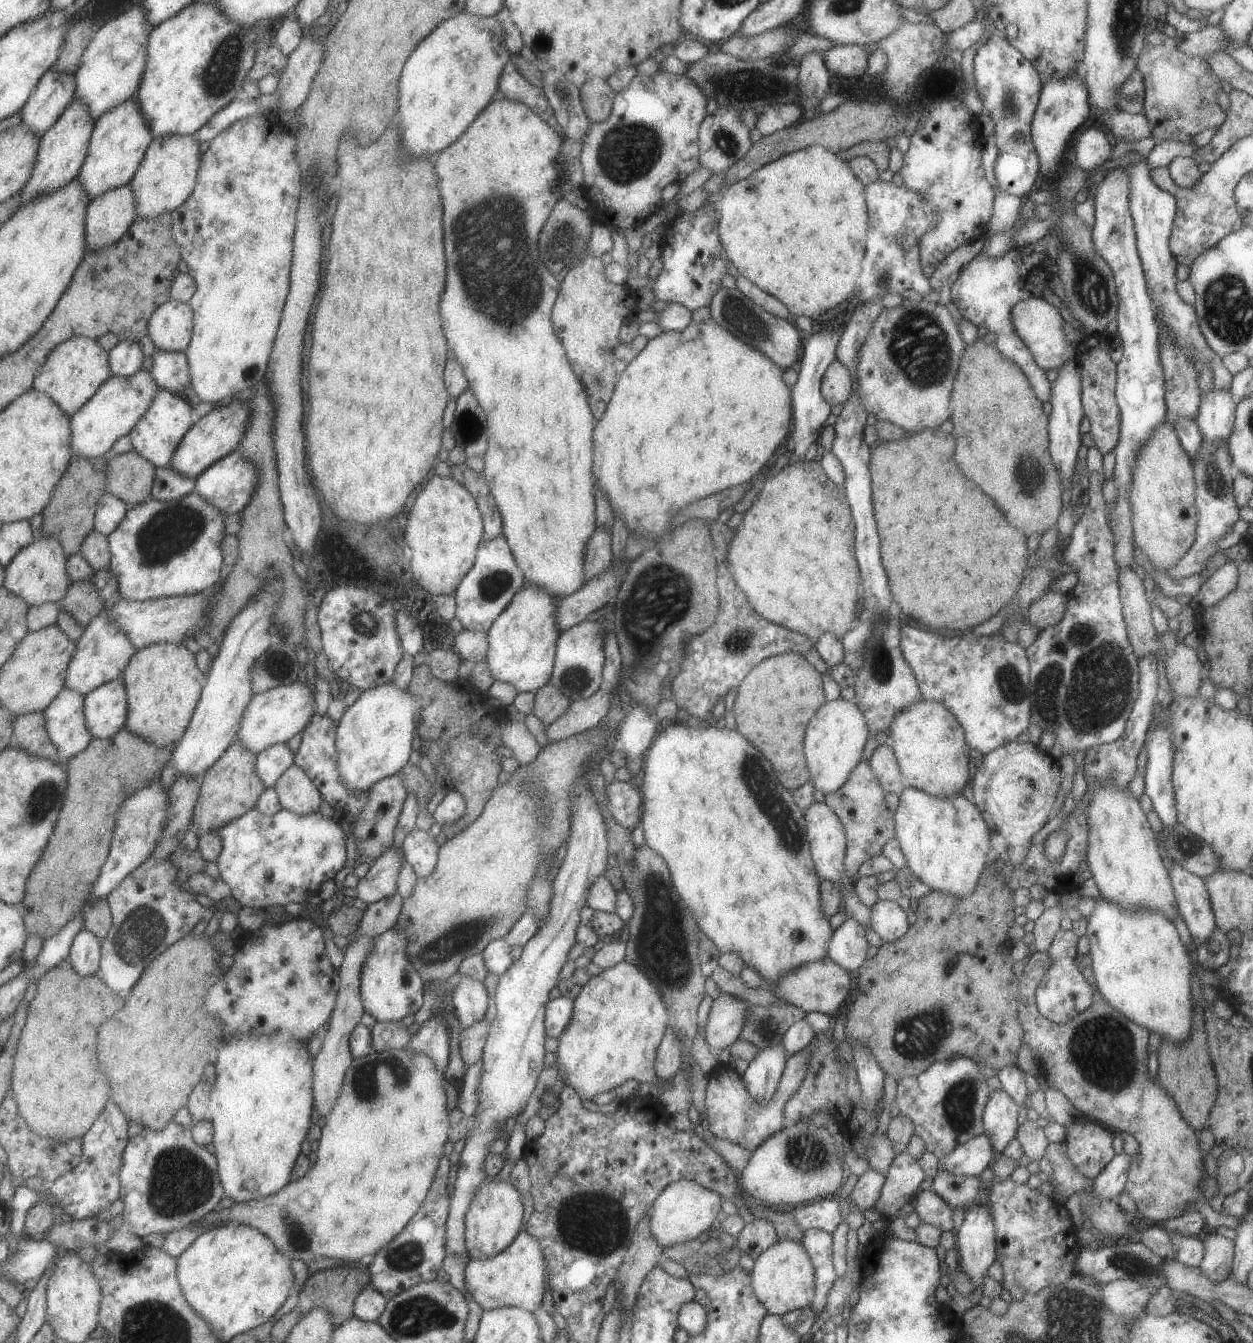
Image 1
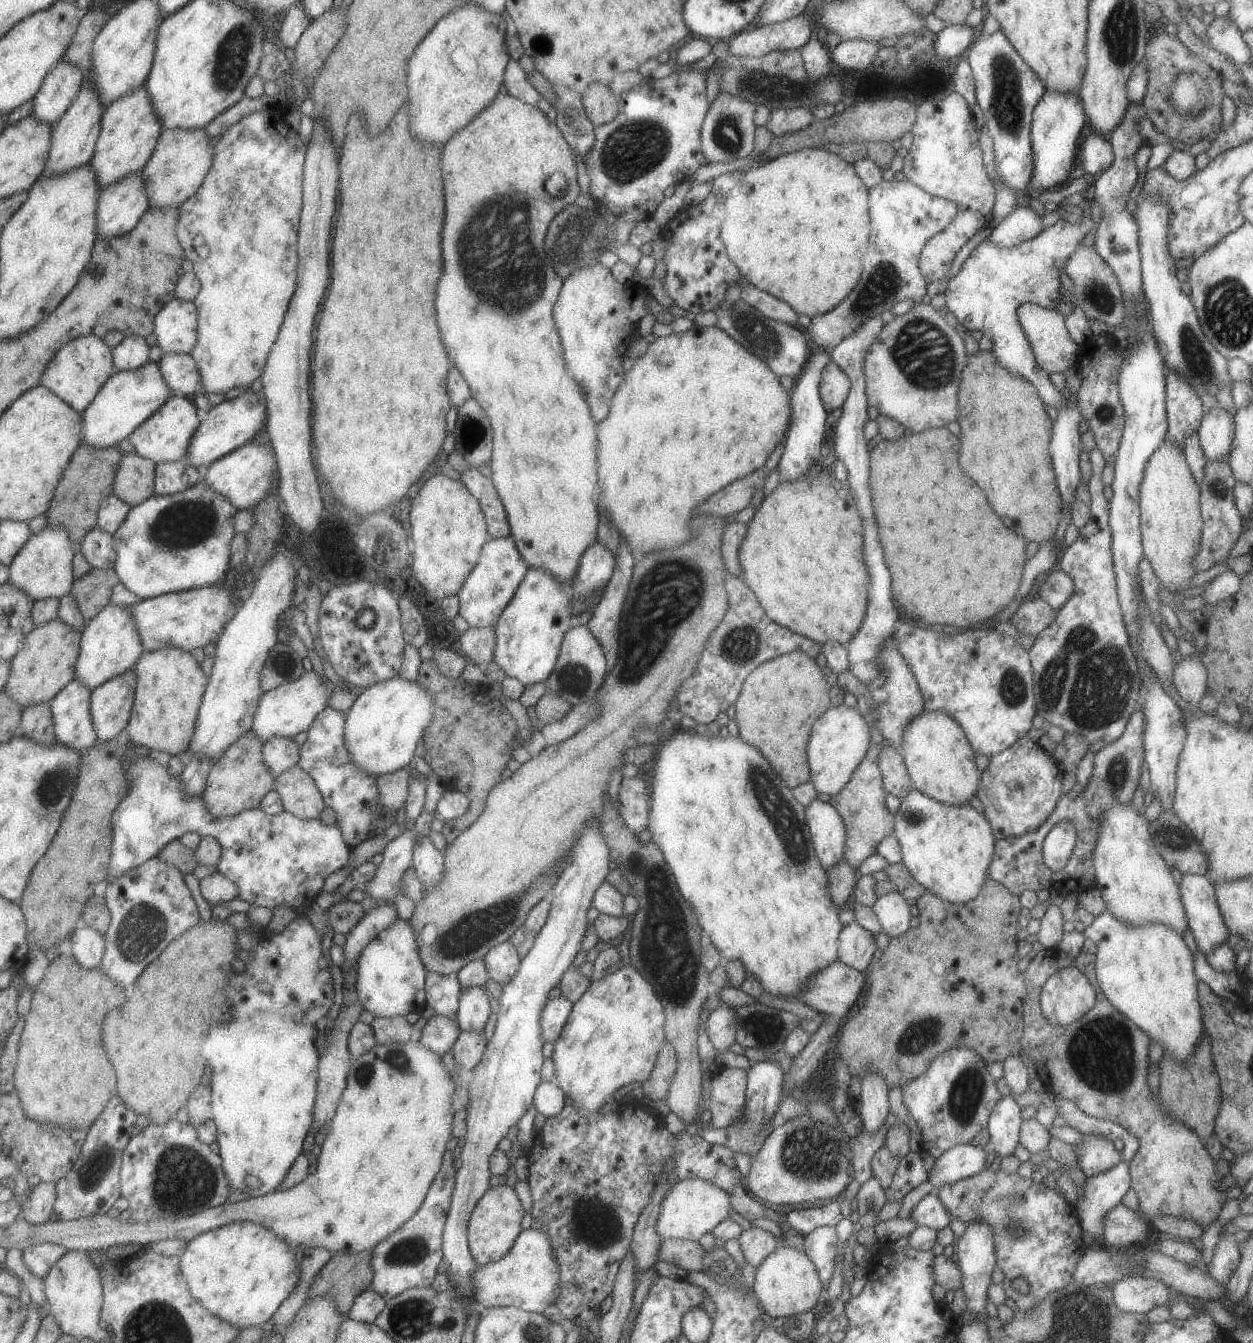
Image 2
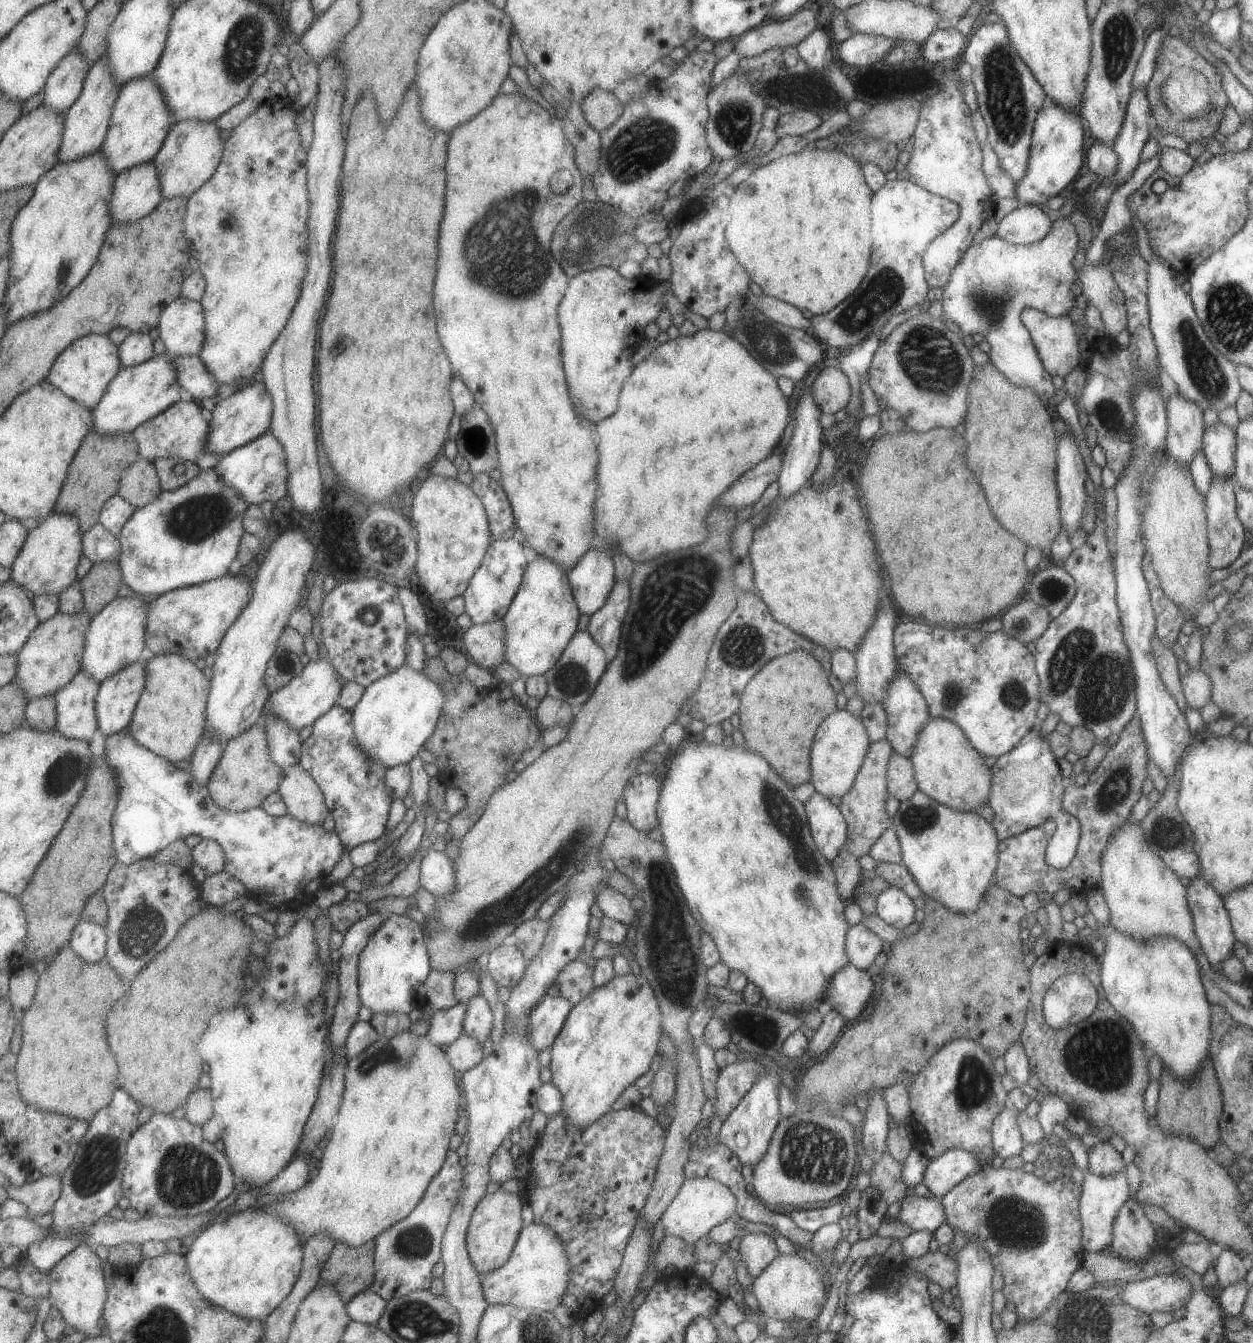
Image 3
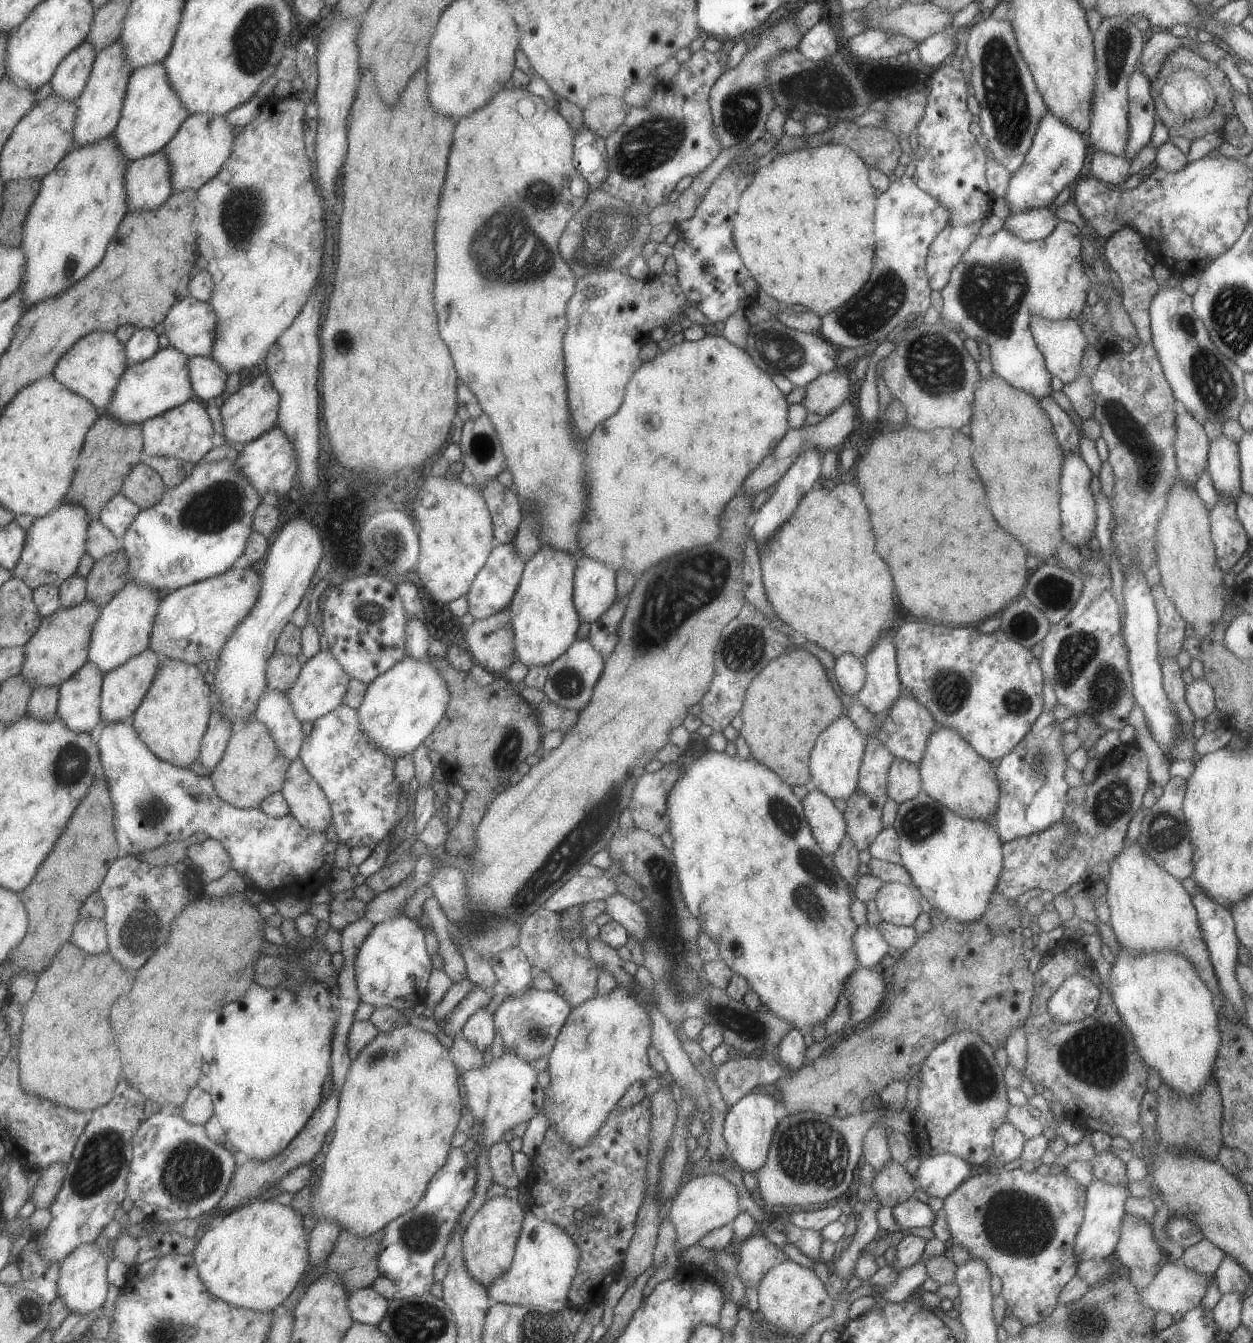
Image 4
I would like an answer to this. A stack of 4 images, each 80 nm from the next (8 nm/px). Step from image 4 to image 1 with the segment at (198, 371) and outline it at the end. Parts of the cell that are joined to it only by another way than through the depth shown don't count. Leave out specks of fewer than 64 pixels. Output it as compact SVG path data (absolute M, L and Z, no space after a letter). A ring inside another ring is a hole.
M154 349L151 374L159 389L181 394L189 385L188 362L185 354Z

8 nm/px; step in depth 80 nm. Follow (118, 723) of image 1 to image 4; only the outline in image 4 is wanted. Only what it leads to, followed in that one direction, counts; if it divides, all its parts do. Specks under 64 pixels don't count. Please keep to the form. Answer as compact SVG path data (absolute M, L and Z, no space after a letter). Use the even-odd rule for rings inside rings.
M149 647L144 653L134 656L124 665L105 674L101 705L103 722L109 724L119 721L134 722L135 713L140 708L155 680L160 661L161 657L156 655L153 649Z

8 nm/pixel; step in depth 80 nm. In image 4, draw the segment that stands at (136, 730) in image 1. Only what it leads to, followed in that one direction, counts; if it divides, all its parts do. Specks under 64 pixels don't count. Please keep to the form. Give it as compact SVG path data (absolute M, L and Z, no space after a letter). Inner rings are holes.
M161 657L152 687L137 709L133 722L143 742L158 759L182 769L197 762L200 742L207 732L209 710L212 710L209 706L211 692L195 665Z

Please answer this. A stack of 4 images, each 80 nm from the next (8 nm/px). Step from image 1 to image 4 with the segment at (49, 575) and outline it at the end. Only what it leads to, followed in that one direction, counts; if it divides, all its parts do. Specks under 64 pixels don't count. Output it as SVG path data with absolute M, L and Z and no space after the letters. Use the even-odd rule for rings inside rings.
M69 501L47 516L36 519L27 530L27 544L14 576L24 580L33 590L41 585L59 587L77 574L81 559L88 553L88 510L81 503Z

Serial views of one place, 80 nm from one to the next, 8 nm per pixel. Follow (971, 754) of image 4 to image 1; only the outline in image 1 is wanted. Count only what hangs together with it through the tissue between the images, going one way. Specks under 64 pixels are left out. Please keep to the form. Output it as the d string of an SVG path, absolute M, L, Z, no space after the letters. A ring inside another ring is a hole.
M919 698L911 706L899 710L893 716L886 736L904 787L912 787L938 798L949 798L960 794L963 786L969 783L972 767L963 730L941 702Z

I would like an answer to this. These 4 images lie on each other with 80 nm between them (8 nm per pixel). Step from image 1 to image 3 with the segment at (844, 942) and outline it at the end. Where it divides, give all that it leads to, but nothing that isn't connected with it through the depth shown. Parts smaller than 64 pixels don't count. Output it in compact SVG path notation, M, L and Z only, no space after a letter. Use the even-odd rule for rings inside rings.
M863 923L850 926L845 935L848 962L860 969L872 970L875 956L881 952L884 942Z

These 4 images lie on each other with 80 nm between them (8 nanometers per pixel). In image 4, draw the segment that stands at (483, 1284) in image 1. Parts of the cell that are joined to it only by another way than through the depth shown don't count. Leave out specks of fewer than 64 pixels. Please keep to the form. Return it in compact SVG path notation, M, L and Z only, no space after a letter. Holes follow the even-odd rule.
M531 1211L524 1214L520 1230L510 1267L501 1276L493 1279L488 1287L485 1287L491 1302L545 1307L550 1311L560 1311L570 1306L567 1295L580 1255L574 1238L570 1237L560 1226L537 1218Z

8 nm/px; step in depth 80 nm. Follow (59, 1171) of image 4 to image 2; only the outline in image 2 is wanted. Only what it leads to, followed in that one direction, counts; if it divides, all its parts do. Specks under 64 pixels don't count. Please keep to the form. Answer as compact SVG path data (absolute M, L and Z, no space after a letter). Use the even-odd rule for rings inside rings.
M41 1181L31 1188L31 1194L29 1194L27 1202L23 1204L21 1216L35 1226L47 1224L51 1214L55 1213L57 1200L56 1182Z

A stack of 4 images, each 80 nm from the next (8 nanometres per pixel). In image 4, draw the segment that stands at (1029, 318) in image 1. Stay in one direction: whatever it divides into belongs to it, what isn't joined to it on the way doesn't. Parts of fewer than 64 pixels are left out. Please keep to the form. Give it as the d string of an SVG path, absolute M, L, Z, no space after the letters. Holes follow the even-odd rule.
M1044 313L1039 316L1033 315L1029 321L1029 328L1051 376L1057 376L1063 384L1072 383L1080 374L1079 360L1083 356L1083 348L1087 346L1080 322L1077 319L1057 320Z

